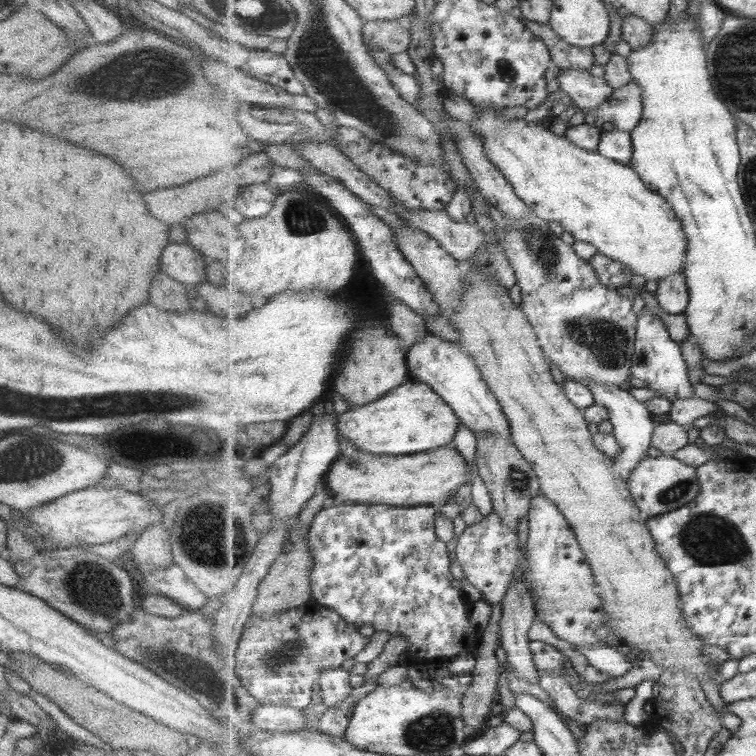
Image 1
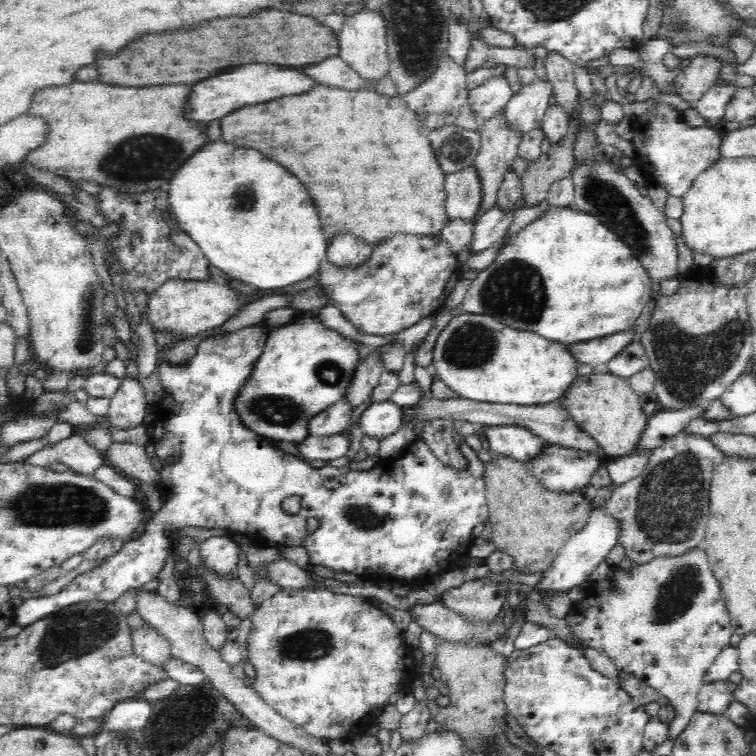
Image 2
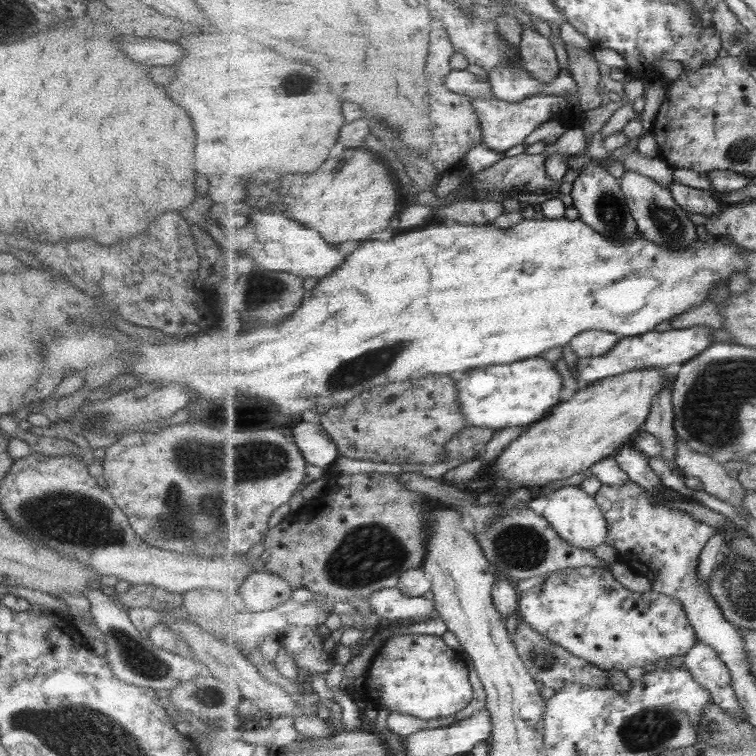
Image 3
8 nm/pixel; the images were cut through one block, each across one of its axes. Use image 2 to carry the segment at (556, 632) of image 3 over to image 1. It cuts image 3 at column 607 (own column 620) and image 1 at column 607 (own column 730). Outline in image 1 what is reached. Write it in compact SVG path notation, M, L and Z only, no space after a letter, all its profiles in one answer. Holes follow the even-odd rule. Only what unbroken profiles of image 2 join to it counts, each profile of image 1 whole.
M541 493L533 497L528 518L527 548L529 548L529 557L527 558L527 569L530 570L530 583L536 590L533 594L533 600L538 617L545 621L559 638L579 647L591 643L603 643L603 638L606 636L616 636L612 632L610 624L604 620L603 599L596 591L596 580L593 578L591 565L586 560L580 541L567 517L555 502Z

